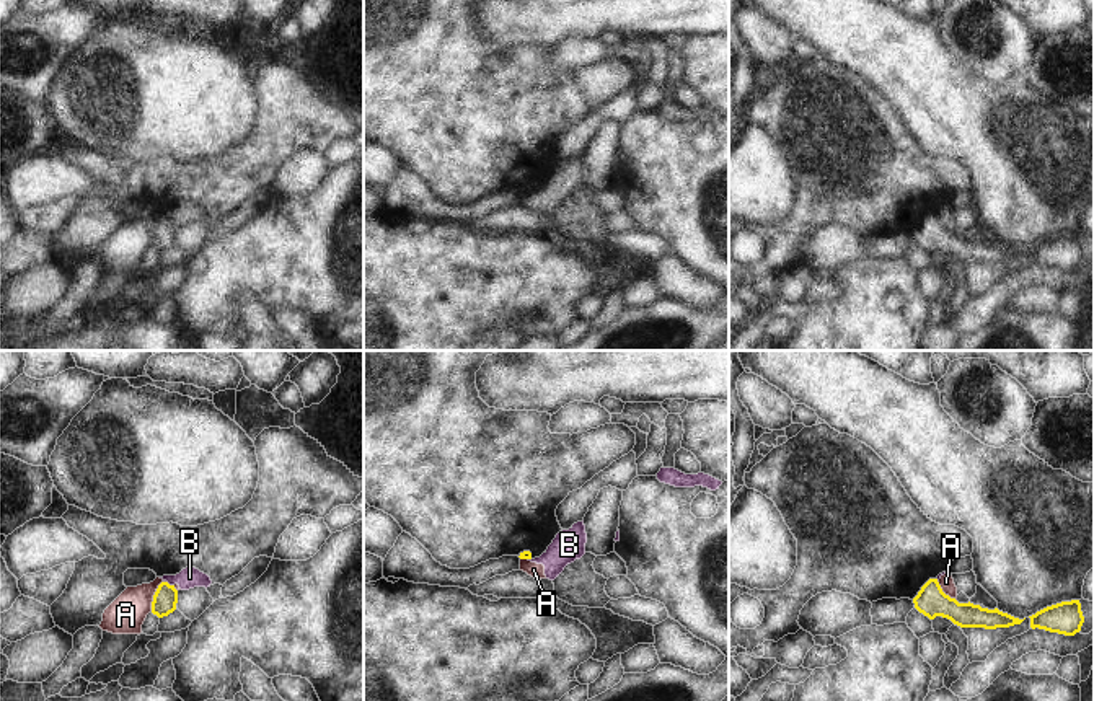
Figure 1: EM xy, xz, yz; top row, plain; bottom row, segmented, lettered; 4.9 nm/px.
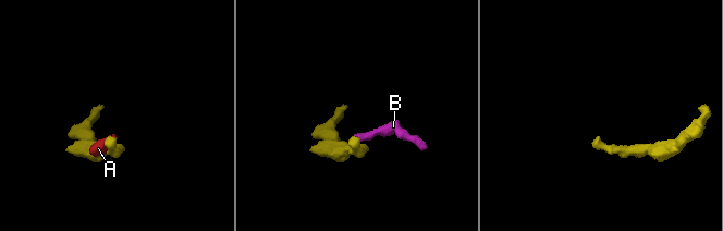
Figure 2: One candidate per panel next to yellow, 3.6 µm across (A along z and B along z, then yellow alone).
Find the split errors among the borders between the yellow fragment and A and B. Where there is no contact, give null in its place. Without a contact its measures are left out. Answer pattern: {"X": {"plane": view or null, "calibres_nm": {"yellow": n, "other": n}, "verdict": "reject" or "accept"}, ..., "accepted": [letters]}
{"A": {"plane": "xy", "calibres_nm": {"yellow": 120, "other": 190}, "verdict": "reject"}, "B": {"plane": "xy", "calibres_nm": {"yellow": 120, "other": 110}, "verdict": "reject"}, "accepted": []}

